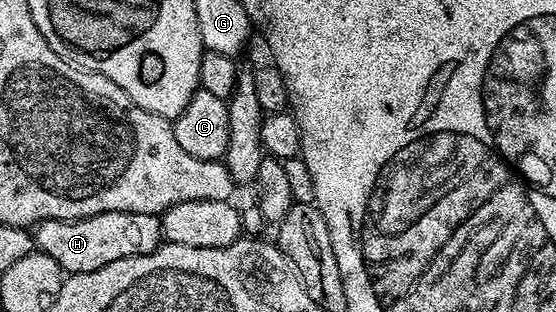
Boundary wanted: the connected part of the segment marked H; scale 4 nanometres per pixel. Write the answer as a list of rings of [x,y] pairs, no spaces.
[[[105,212],[83,220],[44,220],[32,235],[37,251],[54,259],[66,274],[92,274],[117,260],[133,260],[157,252],[164,243],[161,219],[135,212]]]

